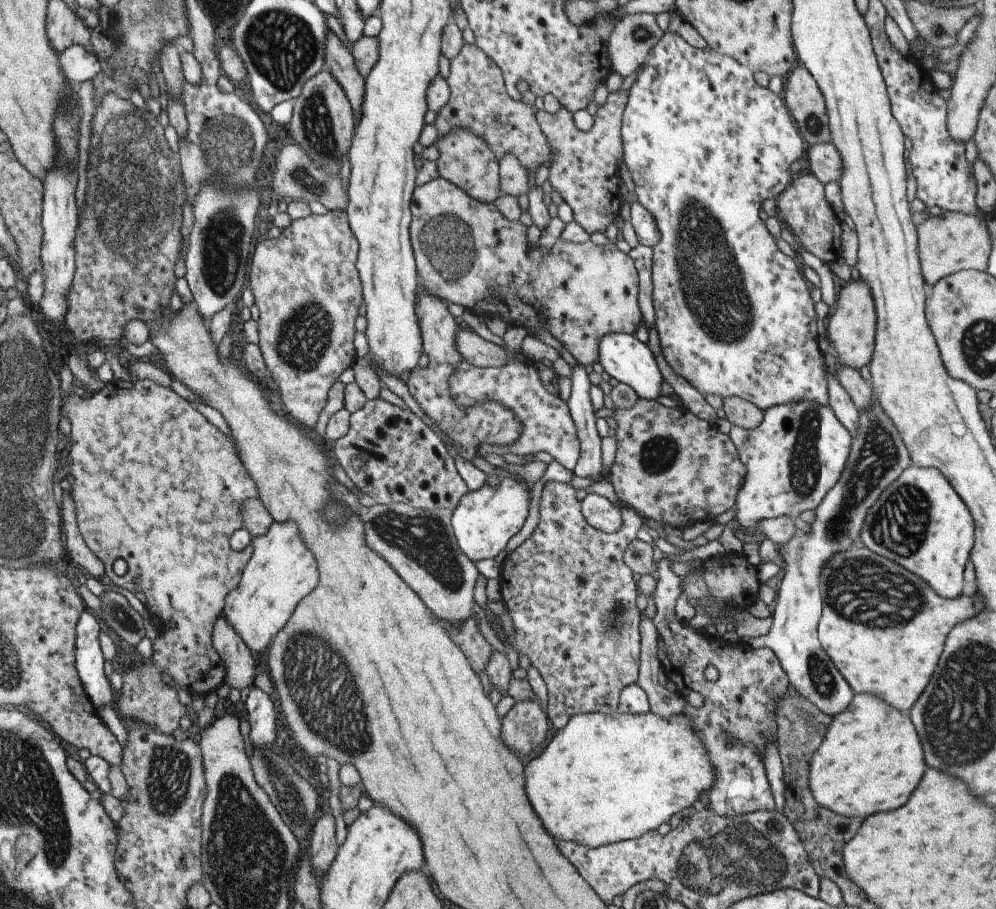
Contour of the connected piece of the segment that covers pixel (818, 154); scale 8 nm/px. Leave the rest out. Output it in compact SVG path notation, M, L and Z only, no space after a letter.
M833 143L809 145L804 156L807 158L808 172L812 173L820 182L840 182L842 178L842 156Z

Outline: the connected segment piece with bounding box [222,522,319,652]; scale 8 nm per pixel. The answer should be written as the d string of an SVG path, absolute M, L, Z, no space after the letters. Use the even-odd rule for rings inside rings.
M274 522L266 534L252 536L252 556L238 586L226 596L222 614L252 652L262 652L288 622L298 603L318 586L318 562L288 522Z

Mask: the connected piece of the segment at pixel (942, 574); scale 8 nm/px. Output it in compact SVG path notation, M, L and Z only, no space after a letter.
M911 464L896 482L892 482L884 494L874 502L864 518L864 526L860 530L860 538L866 548L886 556L908 572L920 576L936 594L942 598L958 598L964 588L965 566L970 561L970 552L974 546L974 520L968 506L962 502L960 494L950 486L944 474L936 468L922 468Z

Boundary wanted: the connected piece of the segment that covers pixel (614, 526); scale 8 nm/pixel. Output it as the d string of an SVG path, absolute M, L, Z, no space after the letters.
M588 494L581 499L581 511L588 525L612 534L622 526L621 508L616 508L608 498Z

